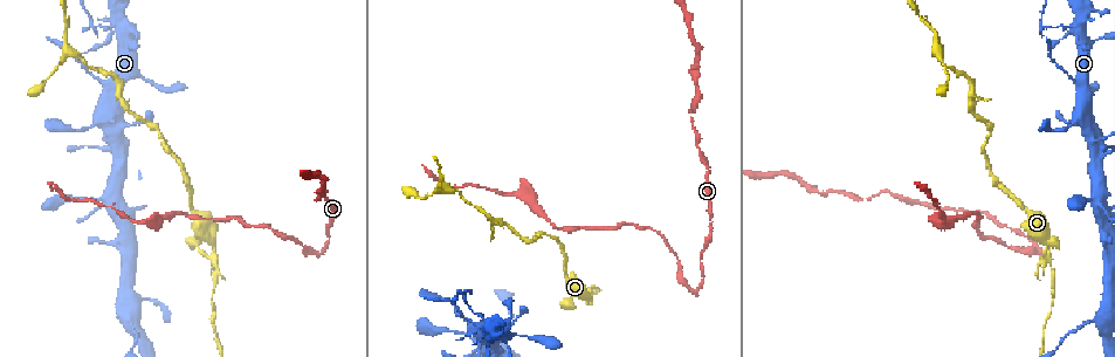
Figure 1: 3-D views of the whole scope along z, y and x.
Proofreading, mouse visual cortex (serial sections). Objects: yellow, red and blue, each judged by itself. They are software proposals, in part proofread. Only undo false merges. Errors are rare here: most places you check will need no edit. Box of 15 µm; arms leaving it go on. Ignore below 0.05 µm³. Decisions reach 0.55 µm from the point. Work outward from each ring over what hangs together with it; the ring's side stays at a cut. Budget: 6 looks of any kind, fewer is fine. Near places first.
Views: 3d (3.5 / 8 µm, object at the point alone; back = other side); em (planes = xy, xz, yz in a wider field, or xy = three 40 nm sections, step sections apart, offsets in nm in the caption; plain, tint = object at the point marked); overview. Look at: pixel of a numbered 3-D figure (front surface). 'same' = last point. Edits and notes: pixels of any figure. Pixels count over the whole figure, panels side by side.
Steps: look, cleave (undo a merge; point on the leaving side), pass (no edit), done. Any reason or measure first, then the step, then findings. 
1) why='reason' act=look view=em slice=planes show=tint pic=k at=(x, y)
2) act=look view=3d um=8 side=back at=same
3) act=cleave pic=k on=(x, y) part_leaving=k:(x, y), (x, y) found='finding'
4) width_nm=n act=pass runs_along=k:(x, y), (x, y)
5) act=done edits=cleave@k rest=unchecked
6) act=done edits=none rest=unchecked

why='abrupt turn' act=look view=3d um=3.5 pic=1 at=(689, 292)

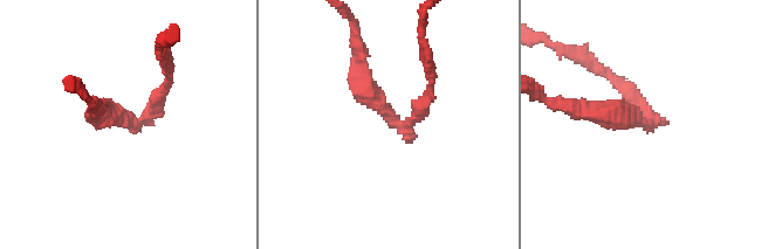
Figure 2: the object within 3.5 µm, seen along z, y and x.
arm_widths_nm=150,300 act=look view=em slice=xy step=3 show=tint pic=2 at=(394, 122)

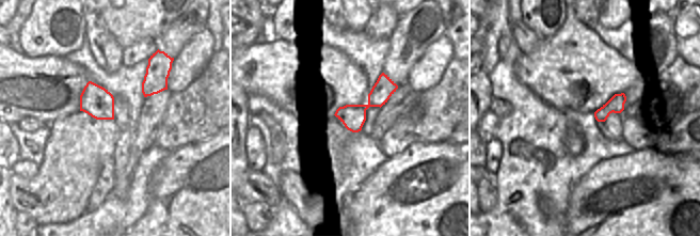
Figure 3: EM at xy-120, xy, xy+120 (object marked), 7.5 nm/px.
act=cleave pic=2 on=(375, 94) part_leaving=2:(400, 124), (361, 85), (357, 32) found='two cells meet here'

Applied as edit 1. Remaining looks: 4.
why='see it whole again' act=look view=overview

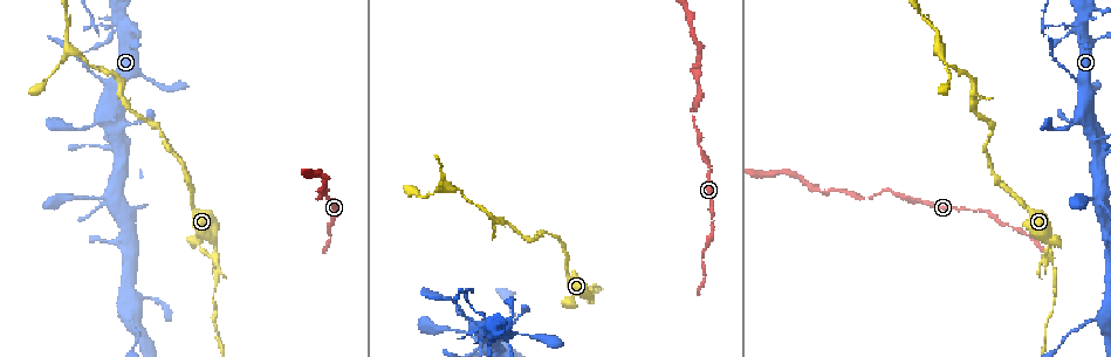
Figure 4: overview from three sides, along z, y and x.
why='thin arm on a thick one' act=look view=3d um=3.5 pic=4 at=(1048, 256)

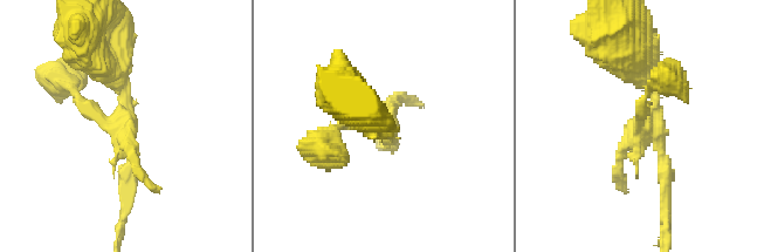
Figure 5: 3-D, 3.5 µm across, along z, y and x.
why='shape alone is not enough' act=look view=em slice=xy step=1 show=tint pic=5 at=(123, 117)

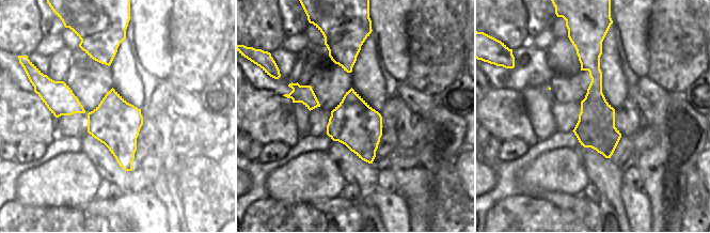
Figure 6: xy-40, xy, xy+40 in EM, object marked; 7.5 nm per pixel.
why='cut it another way' act=look view=em slice=planes show=tint at=same

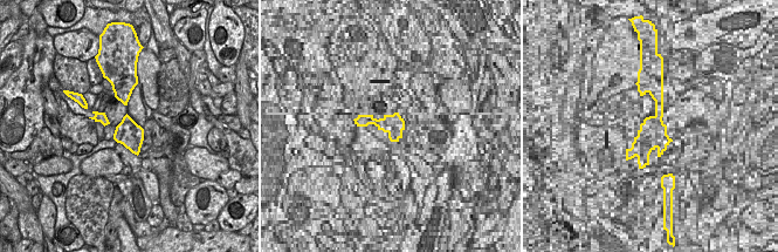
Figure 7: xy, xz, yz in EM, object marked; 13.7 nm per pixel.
act=cleave pic=5 on=(81, 104) found='a second cell is stuck on'

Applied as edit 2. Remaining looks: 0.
act=done edits=cleave@2,cleave@5 rest=unchecked

